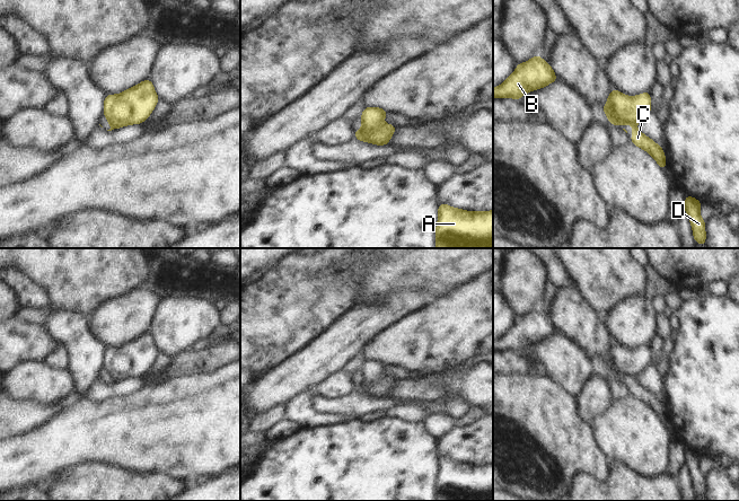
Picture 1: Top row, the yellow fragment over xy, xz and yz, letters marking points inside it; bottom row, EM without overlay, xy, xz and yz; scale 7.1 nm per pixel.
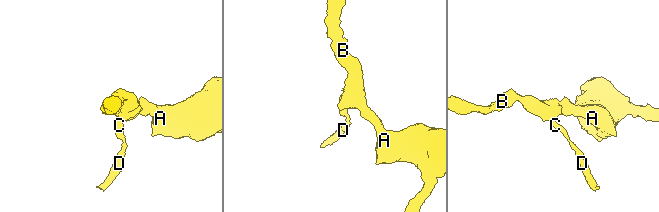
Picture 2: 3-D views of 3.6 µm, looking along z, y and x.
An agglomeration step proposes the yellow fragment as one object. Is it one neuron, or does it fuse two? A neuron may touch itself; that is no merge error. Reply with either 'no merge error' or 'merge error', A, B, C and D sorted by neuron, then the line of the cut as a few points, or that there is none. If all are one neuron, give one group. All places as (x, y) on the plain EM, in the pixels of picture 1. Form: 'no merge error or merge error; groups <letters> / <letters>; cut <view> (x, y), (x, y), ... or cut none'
merge error; groups A B / C D; cut yz (624, 375), (630, 375), (635, 379)

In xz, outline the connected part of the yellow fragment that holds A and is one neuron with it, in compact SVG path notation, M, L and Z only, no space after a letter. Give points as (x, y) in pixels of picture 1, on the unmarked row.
M439 456L437 501L493 501L493 463L469 465Z

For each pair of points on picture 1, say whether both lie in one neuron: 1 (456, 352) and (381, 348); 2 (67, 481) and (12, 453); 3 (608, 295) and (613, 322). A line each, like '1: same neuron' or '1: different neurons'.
1: same neuron
2: different neurons
3: different neurons

